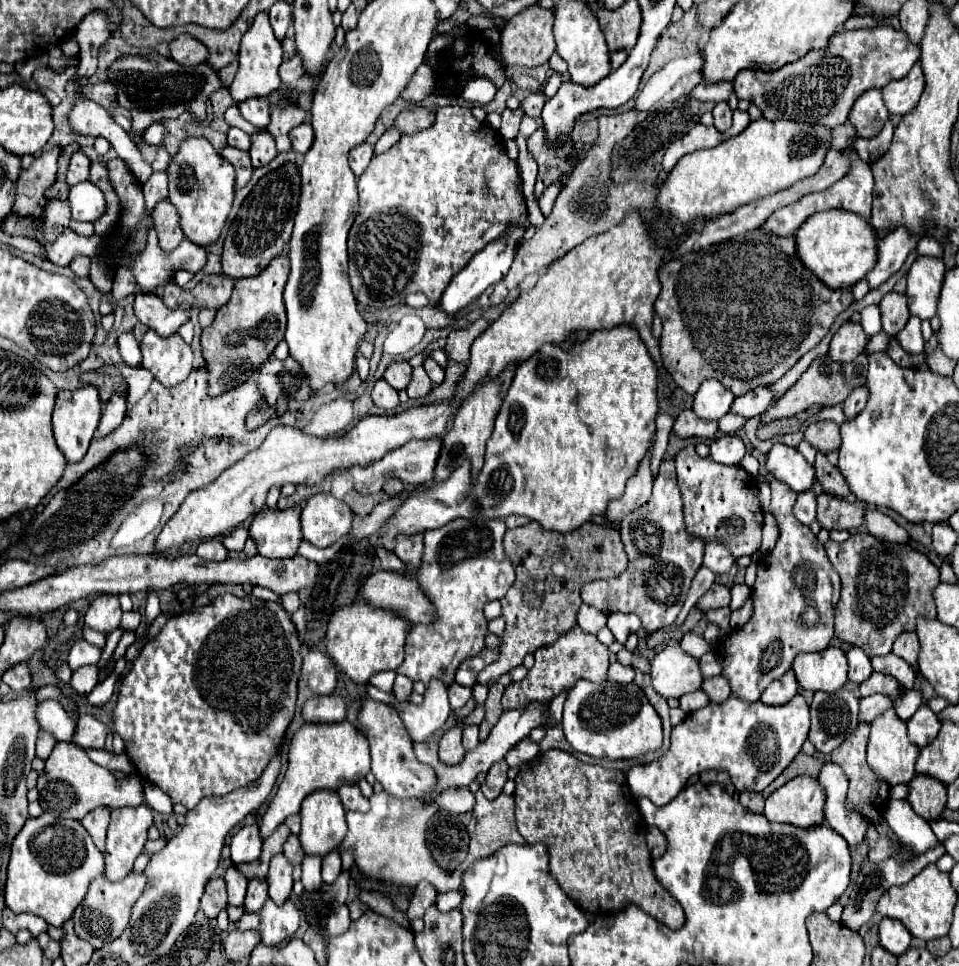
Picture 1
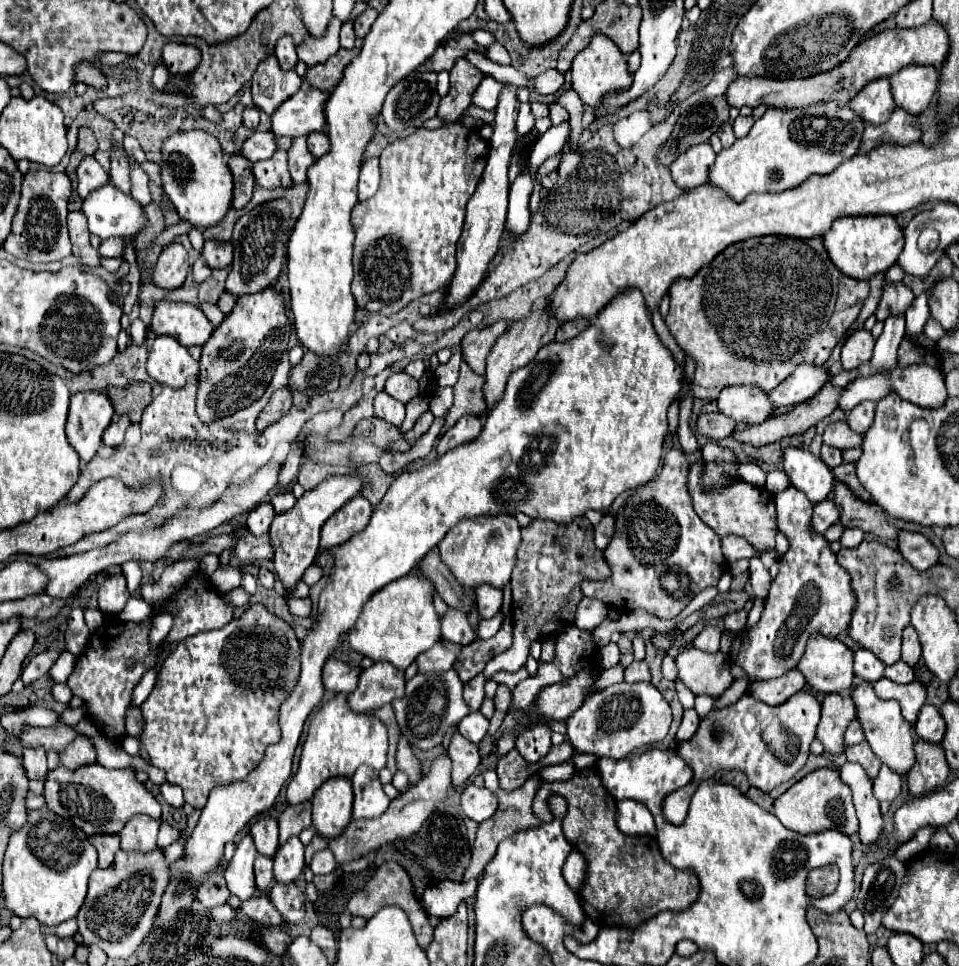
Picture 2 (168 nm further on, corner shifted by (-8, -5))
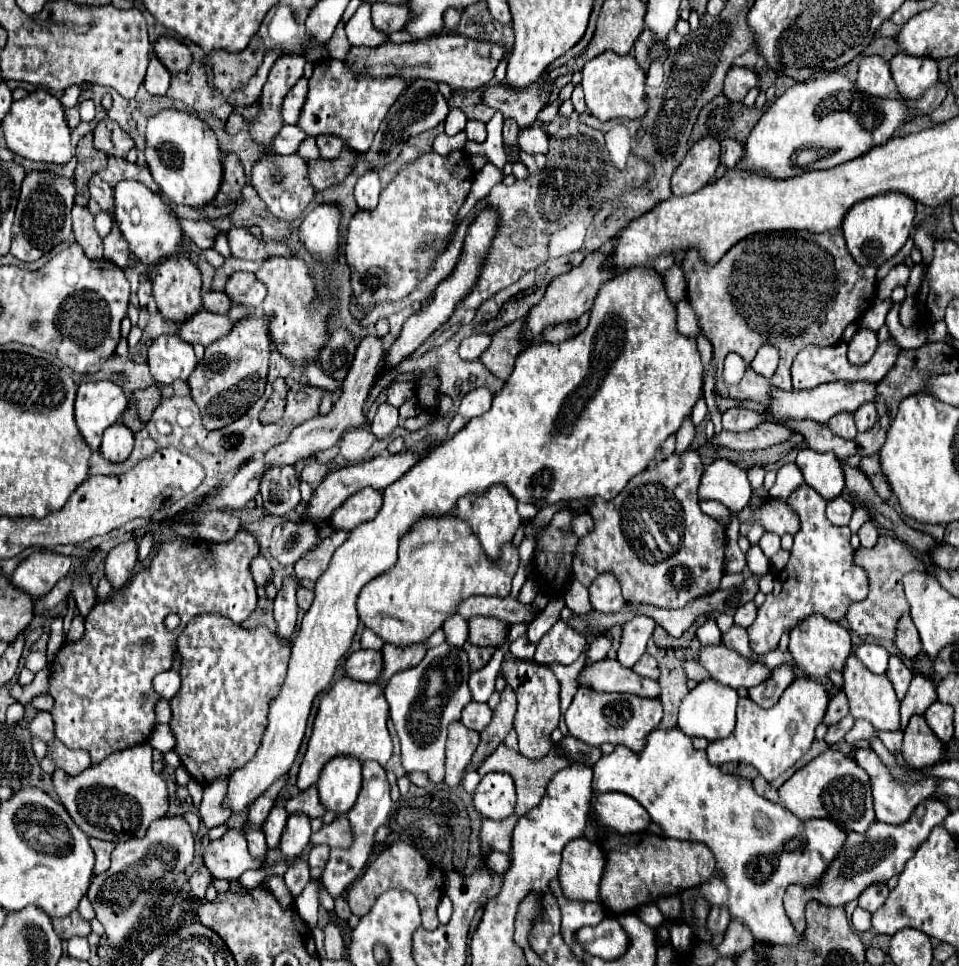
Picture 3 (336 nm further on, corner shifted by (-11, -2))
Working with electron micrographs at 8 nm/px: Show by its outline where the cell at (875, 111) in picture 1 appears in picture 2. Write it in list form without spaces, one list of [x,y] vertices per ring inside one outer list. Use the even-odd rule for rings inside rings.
[[[880,78],[864,86],[864,90],[856,98],[852,98],[850,108],[862,118],[866,126],[884,124],[896,108],[890,94],[890,82],[886,78]]]

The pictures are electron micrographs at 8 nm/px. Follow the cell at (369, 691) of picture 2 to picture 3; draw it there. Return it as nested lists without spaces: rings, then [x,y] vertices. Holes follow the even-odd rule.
[[[427,641],[403,645],[403,647],[385,643],[383,645],[383,665],[385,667],[383,667],[383,675],[379,679],[387,681],[387,679],[391,679],[391,675],[395,675],[395,671],[415,667],[417,663],[421,663],[425,653],[427,653]]]

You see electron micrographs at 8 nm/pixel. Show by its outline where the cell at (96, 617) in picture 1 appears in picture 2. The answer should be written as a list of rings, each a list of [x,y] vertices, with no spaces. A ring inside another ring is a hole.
[[[122,574],[110,576],[102,582],[98,590],[98,610],[104,616],[116,616],[118,612],[124,610],[128,598],[130,598],[130,592],[126,588],[124,576]]]

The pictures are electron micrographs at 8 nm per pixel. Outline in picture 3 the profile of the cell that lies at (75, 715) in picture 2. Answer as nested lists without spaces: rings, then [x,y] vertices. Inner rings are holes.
[[[47,711],[37,713],[37,717],[35,717],[33,721],[27,723],[27,729],[29,729],[31,737],[37,735],[37,737],[41,737],[45,743],[51,741],[51,739],[55,737],[55,731],[53,731],[53,719],[51,719],[51,715],[49,715]]]

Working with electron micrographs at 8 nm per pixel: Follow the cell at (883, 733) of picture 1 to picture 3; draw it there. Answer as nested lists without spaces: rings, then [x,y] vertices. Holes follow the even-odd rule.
[[[851,653],[847,657],[847,663],[843,665],[843,677],[845,677],[845,695],[849,699],[849,709],[853,717],[867,719],[877,731],[899,731],[899,701],[887,675],[871,673],[857,659],[857,655]]]

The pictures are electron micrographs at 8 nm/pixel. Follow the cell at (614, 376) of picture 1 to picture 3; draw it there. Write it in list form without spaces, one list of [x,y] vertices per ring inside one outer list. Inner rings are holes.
[[[631,267],[623,273],[619,273],[615,279],[607,281],[595,301],[593,301],[593,307],[591,307],[591,317],[589,317],[589,325],[585,331],[581,331],[579,335],[563,341],[563,343],[547,343],[547,341],[541,341],[541,343],[535,343],[535,345],[529,345],[521,351],[521,355],[517,357],[515,361],[515,369],[511,373],[511,377],[505,381],[503,389],[495,393],[493,397],[493,403],[491,403],[491,409],[485,413],[485,415],[479,415],[475,419],[471,419],[471,423],[467,423],[467,427],[459,433],[455,433],[453,439],[445,441],[443,445],[437,445],[429,455],[425,455],[409,473],[405,473],[399,481],[391,483],[385,491],[383,491],[383,507],[381,511],[367,523],[359,525],[355,531],[351,531],[349,539],[335,551],[329,567],[325,569],[325,573],[317,579],[315,583],[315,599],[313,599],[313,605],[311,609],[305,613],[303,621],[301,621],[301,627],[299,631],[295,633],[295,643],[291,647],[291,659],[289,659],[289,667],[287,667],[287,677],[281,685],[281,691],[279,695],[271,701],[271,707],[269,707],[269,717],[267,717],[267,729],[263,733],[263,741],[261,741],[261,747],[257,749],[255,757],[245,763],[241,769],[233,771],[231,777],[229,777],[229,795],[227,795],[227,805],[231,811],[235,813],[241,813],[245,811],[275,779],[279,779],[279,775],[287,773],[295,761],[295,755],[299,751],[299,745],[303,741],[303,735],[305,735],[305,727],[307,727],[307,717],[309,717],[309,711],[311,711],[311,705],[313,705],[313,699],[325,691],[335,675],[335,669],[337,665],[341,663],[341,659],[345,657],[345,653],[349,651],[351,647],[351,641],[353,641],[353,635],[357,631],[357,625],[359,625],[359,617],[357,617],[357,595],[359,591],[369,583],[369,579],[373,579],[375,575],[391,569],[395,565],[395,559],[397,559],[397,545],[399,545],[399,537],[411,529],[411,523],[415,523],[419,517],[425,517],[425,515],[441,515],[441,513],[449,513],[455,509],[455,501],[467,493],[483,493],[487,487],[491,485],[505,485],[513,497],[517,501],[523,501],[523,503],[533,503],[537,509],[543,509],[547,505],[555,505],[559,501],[565,501],[565,499],[589,499],[589,497],[603,497],[603,499],[615,499],[619,495],[619,491],[627,485],[627,481],[631,477],[635,477],[637,473],[645,471],[647,469],[647,463],[655,457],[657,449],[661,447],[661,443],[669,437],[669,435],[675,435],[681,427],[681,423],[691,415],[691,409],[693,405],[697,403],[699,395],[701,395],[701,385],[703,385],[703,361],[701,361],[701,353],[697,349],[697,341],[695,337],[687,337],[687,335],[681,335],[677,331],[677,309],[675,309],[675,303],[669,299],[667,291],[665,291],[665,279],[663,275],[659,275],[653,267]]]

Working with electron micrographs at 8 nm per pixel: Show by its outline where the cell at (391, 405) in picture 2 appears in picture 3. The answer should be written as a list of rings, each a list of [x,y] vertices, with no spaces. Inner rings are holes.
[[[381,403],[375,417],[371,419],[371,431],[375,439],[383,439],[391,435],[397,425],[399,425],[399,411],[389,403]]]

